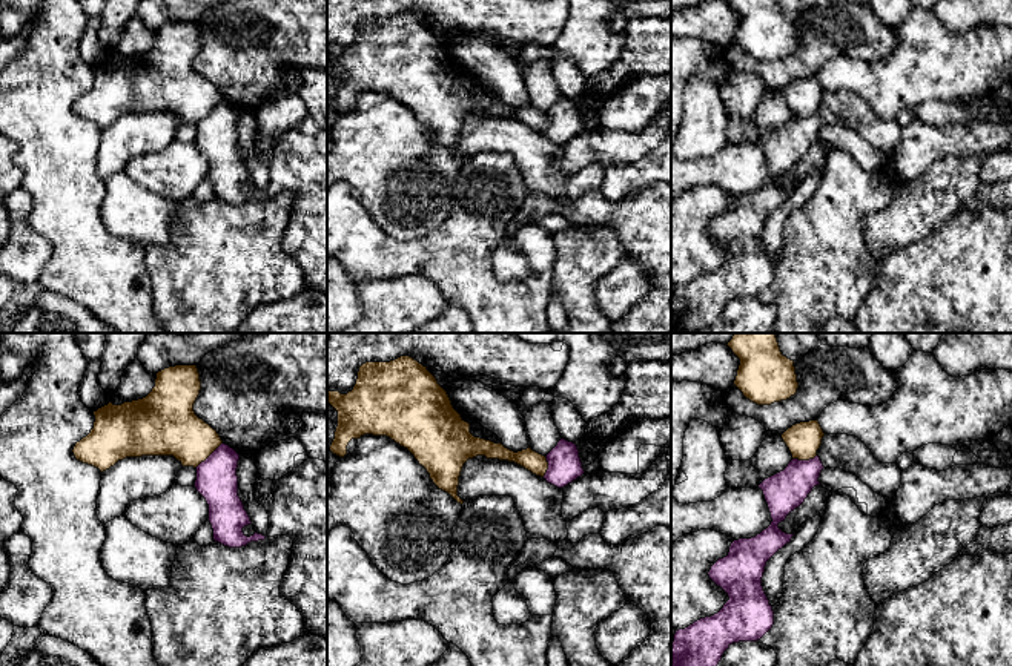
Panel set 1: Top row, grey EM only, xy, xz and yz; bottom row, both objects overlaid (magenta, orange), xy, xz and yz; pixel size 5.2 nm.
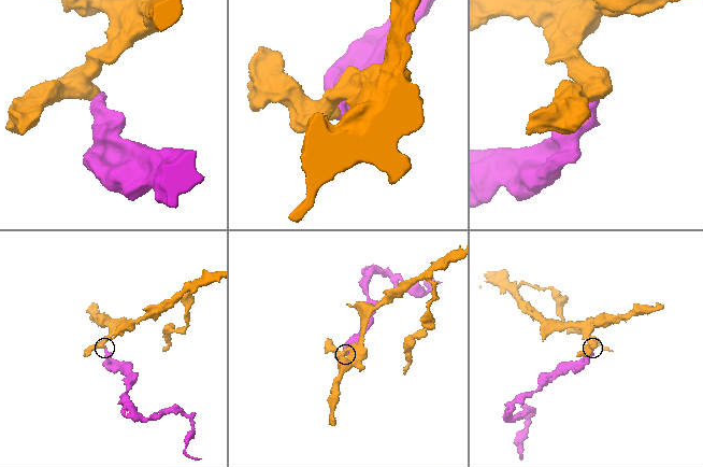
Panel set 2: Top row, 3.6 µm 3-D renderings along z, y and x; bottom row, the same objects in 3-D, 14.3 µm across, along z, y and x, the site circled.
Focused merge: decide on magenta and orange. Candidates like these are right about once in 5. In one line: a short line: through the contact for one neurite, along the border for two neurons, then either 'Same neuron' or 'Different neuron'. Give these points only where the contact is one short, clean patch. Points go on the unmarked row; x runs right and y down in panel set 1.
Line: xy (221, 98), (195, 123). Different neuron

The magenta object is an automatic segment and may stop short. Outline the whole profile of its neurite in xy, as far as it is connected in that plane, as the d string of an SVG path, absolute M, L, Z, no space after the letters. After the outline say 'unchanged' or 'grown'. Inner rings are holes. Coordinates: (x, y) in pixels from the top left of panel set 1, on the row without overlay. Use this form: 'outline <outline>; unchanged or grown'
outline M221 100L197 123L193 141L209 161L213 196L229 204L241 204L266 195L258 189L250 193L243 189L243 184L252 178L238 152L238 117L240 110Z; unchanged

